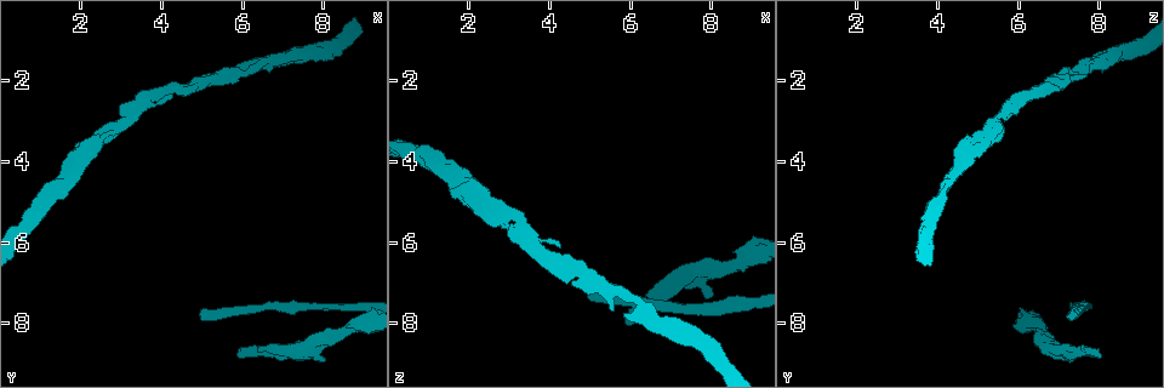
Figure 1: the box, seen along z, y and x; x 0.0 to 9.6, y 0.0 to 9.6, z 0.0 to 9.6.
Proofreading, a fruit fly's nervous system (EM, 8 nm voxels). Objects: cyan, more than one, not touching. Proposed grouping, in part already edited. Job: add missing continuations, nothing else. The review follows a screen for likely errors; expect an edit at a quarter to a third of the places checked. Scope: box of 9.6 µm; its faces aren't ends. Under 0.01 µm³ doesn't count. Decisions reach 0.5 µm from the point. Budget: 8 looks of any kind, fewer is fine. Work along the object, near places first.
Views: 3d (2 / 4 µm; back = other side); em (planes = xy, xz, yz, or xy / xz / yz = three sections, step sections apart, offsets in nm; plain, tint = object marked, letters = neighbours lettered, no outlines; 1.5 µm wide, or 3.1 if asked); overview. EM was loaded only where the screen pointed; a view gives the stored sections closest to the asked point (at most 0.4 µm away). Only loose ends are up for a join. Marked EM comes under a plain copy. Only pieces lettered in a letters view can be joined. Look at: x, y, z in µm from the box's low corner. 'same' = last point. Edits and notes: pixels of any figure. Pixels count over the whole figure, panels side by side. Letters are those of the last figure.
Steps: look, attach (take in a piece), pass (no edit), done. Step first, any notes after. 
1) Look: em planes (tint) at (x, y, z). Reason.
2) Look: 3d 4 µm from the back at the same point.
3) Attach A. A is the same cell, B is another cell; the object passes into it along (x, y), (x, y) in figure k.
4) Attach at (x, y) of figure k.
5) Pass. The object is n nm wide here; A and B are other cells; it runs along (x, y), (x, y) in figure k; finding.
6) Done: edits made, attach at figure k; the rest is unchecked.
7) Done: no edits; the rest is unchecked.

Look: 3d 4 µm at (5.90, 8.85, 8.10). Branch stops here.

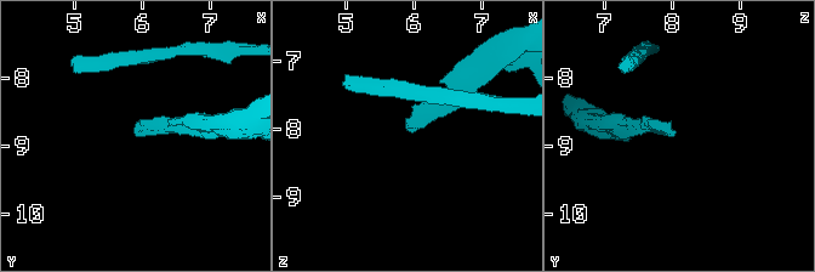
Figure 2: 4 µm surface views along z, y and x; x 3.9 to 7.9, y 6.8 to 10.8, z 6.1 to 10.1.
Look: em 3.1 µm planes (letters) at (5.95, 8.80, 8.05). Need the tissue.

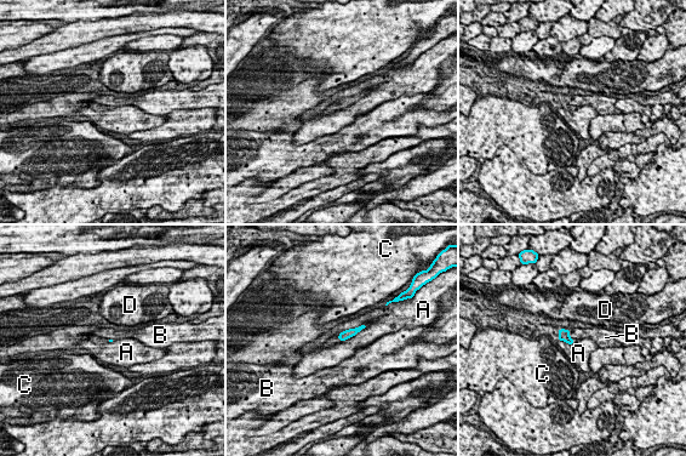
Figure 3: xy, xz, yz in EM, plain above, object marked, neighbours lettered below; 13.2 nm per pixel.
Pass. A, B, C and D are other cells; a border runs along (366, 326), (346, 340), (338, 340) in figure 3; none of them fits.

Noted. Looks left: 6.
Look: 3d 4 µm at (7.85, 8.90, 7.40). An open end.

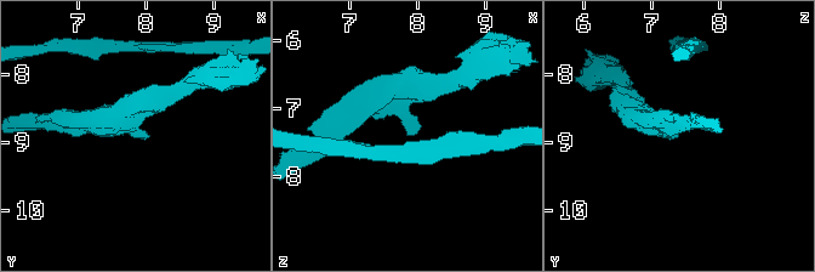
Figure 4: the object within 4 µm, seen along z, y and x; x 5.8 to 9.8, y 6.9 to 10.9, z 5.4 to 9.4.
Look: em planes (letters) at (7.85, 8.90, 7.40).

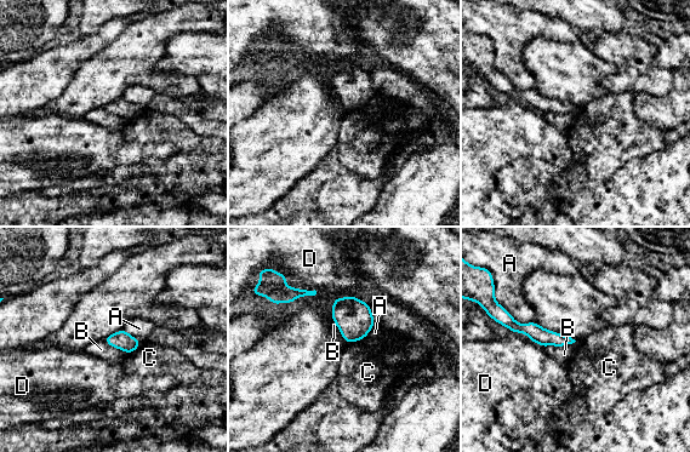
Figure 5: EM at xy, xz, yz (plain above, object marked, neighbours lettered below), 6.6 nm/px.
Pass. The longest contact is with A, 260 nm; A, B, C and D are other cells; it runs along (508, 321), (543, 337), (569, 341) in figure 5; no lettered piece goes on from it.

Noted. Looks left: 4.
Look: em planes (letters) at (1.55, 4.10, 4.75).

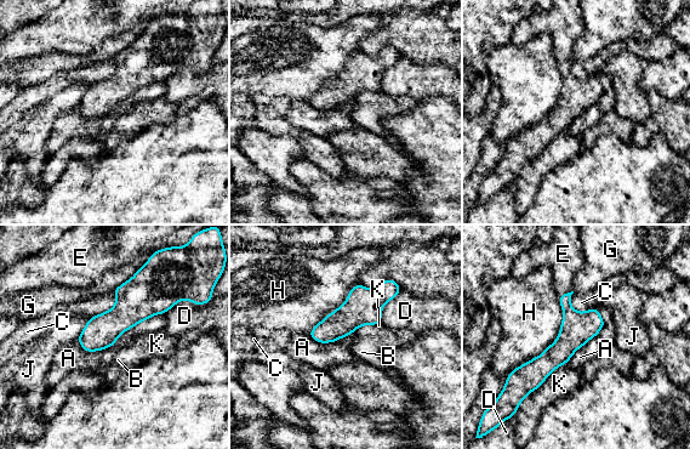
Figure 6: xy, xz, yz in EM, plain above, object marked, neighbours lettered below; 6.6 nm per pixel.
Pass. A, B, C, D, E, G, H, J and K are other cells; a border runs along (77, 340), (85, 351), (114, 344) in figure 6; none of them fits.

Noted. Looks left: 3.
Done: no edits; the rest is unchecked.

